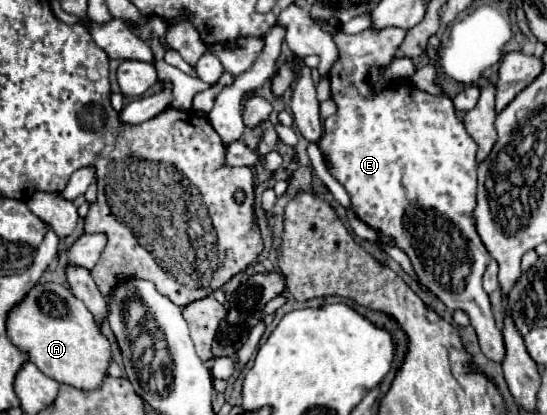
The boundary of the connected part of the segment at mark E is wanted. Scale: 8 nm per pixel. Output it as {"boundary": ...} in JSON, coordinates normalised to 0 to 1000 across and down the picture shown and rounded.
{"boundary":[[[704,67],[704,77],[667,72],[649,87],[616,77],[609,92],[623,125],[620,149],[601,178],[605,236],[616,246],[616,275],[594,289],[594,323],[583,342],[601,414],[638,463],[645,511],[682,554],[722,573],[726,593],[751,622],[770,680],[817,742],[846,747],[876,810],[883,853],[905,872],[916,872],[923,863],[923,829],[916,819],[916,795],[905,786],[894,713],[879,689],[879,665],[898,617],[887,607],[887,593],[865,549],[861,520],[872,492],[872,347],[865,347],[865,333],[850,318],[850,304],[832,280],[832,255],[817,231],[788,231],[751,202],[737,202],[729,212],[711,207],[700,222],[682,227],[704,164],[726,125],[726,101],[737,101],[740,92],[733,67]]]}

